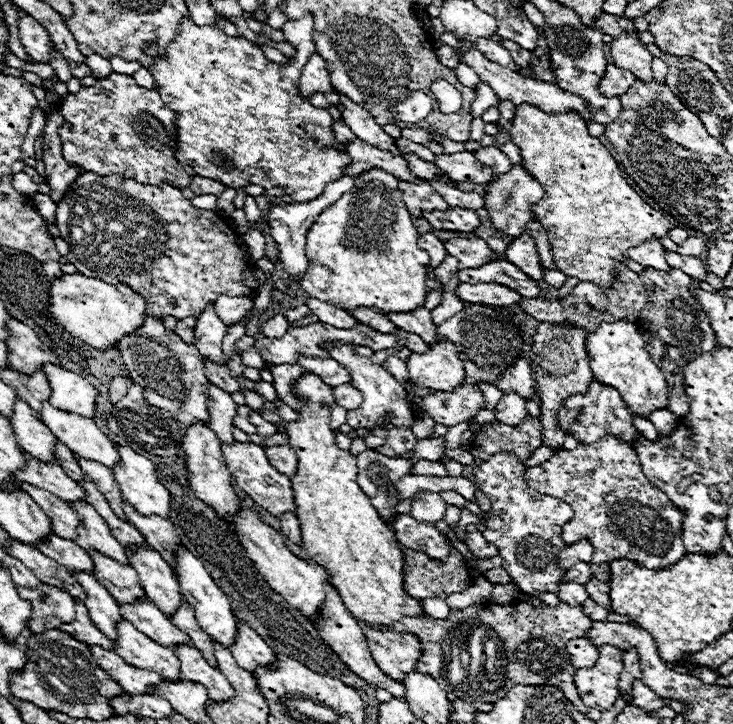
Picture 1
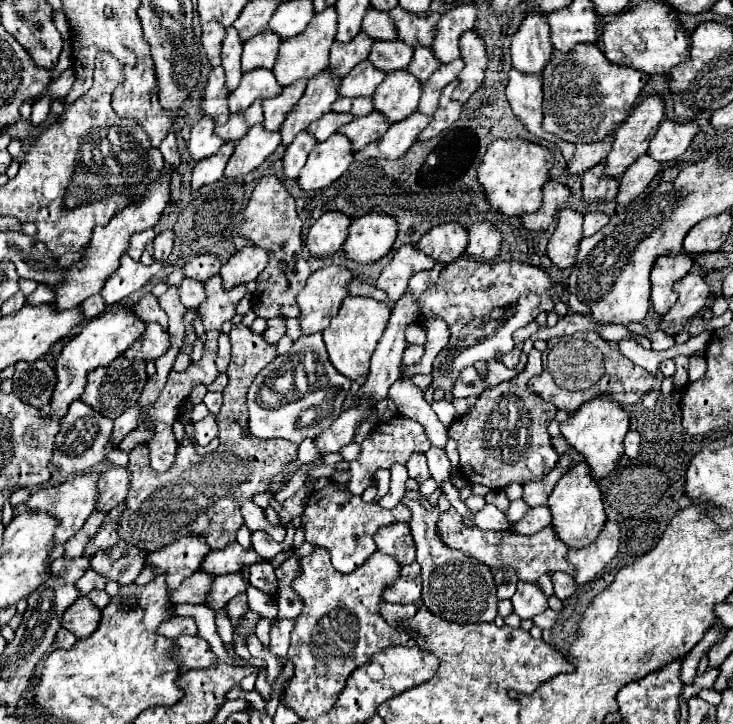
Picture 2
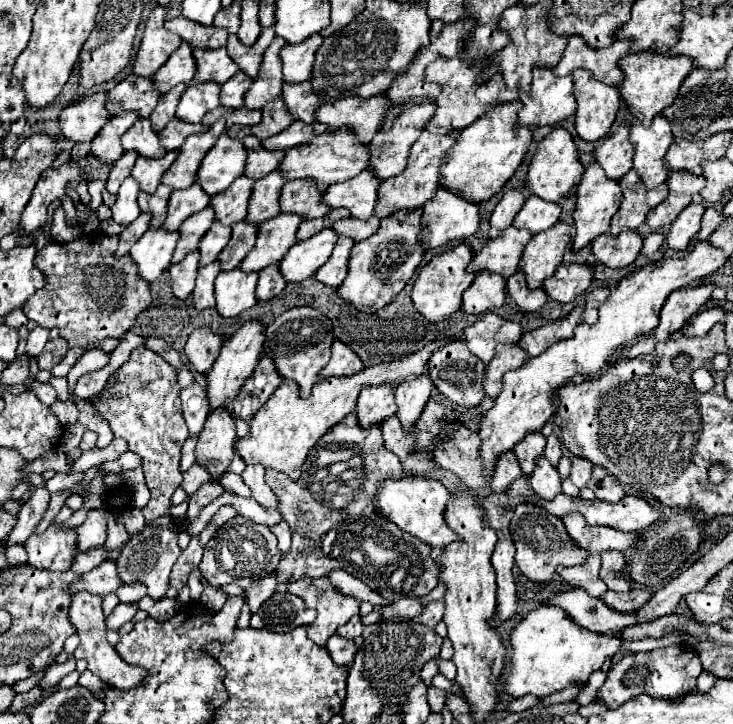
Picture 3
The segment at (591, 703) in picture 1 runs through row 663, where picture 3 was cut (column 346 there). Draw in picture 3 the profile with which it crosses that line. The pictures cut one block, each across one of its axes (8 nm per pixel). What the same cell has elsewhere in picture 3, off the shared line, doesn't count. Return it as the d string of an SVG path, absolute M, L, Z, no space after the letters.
M300 578L288 584L288 592L300 596L308 608L314 608L318 616L307 628L307 635L312 642L326 646L326 640L346 624L354 614L358 614L356 600L340 594L328 578Z

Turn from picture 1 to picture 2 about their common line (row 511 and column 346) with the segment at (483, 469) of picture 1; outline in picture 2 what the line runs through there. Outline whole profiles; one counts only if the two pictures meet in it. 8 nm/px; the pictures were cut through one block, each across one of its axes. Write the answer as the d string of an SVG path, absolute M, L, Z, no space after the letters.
M328 484L322 490L310 494L306 510L302 514L302 526L306 528L306 540L312 542L314 546L328 548L332 556L332 566L346 574L352 572L356 566L360 566L376 550L372 534L380 526L394 522L408 522L410 518L412 512L404 504L386 510L376 502L364 502L362 496L356 496L350 490L342 490L338 486Z

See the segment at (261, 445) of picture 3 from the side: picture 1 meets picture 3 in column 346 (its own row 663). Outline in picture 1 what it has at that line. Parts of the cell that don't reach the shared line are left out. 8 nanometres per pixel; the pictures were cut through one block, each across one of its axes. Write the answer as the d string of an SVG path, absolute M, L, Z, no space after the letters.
M306 372L302 374L296 384L294 384L298 398L306 400L306 404L298 410L300 416L296 422L286 424L288 432L288 444L296 448L298 456L298 468L294 472L292 480L292 492L294 492L294 504L296 504L296 516L300 520L302 528L302 540L308 556L328 570L332 576L332 584L342 596L342 602L346 604L348 612L356 616L358 620L364 622L364 634L368 638L368 648L372 652L372 658L376 660L378 668L386 674L392 676L392 680L404 680L408 672L414 670L414 664L420 656L420 642L412 634L398 634L398 632L378 632L374 626L390 626L392 622L404 618L404 616L418 616L422 614L422 606L418 600L410 598L402 590L402 552L400 544L394 538L394 532L390 530L388 524L382 522L378 516L376 508L372 506L372 498L362 492L362 488L356 482L358 468L356 468L356 458L348 450L340 450L334 442L336 432L330 428L330 410L334 408L334 388L328 386L322 376Z

